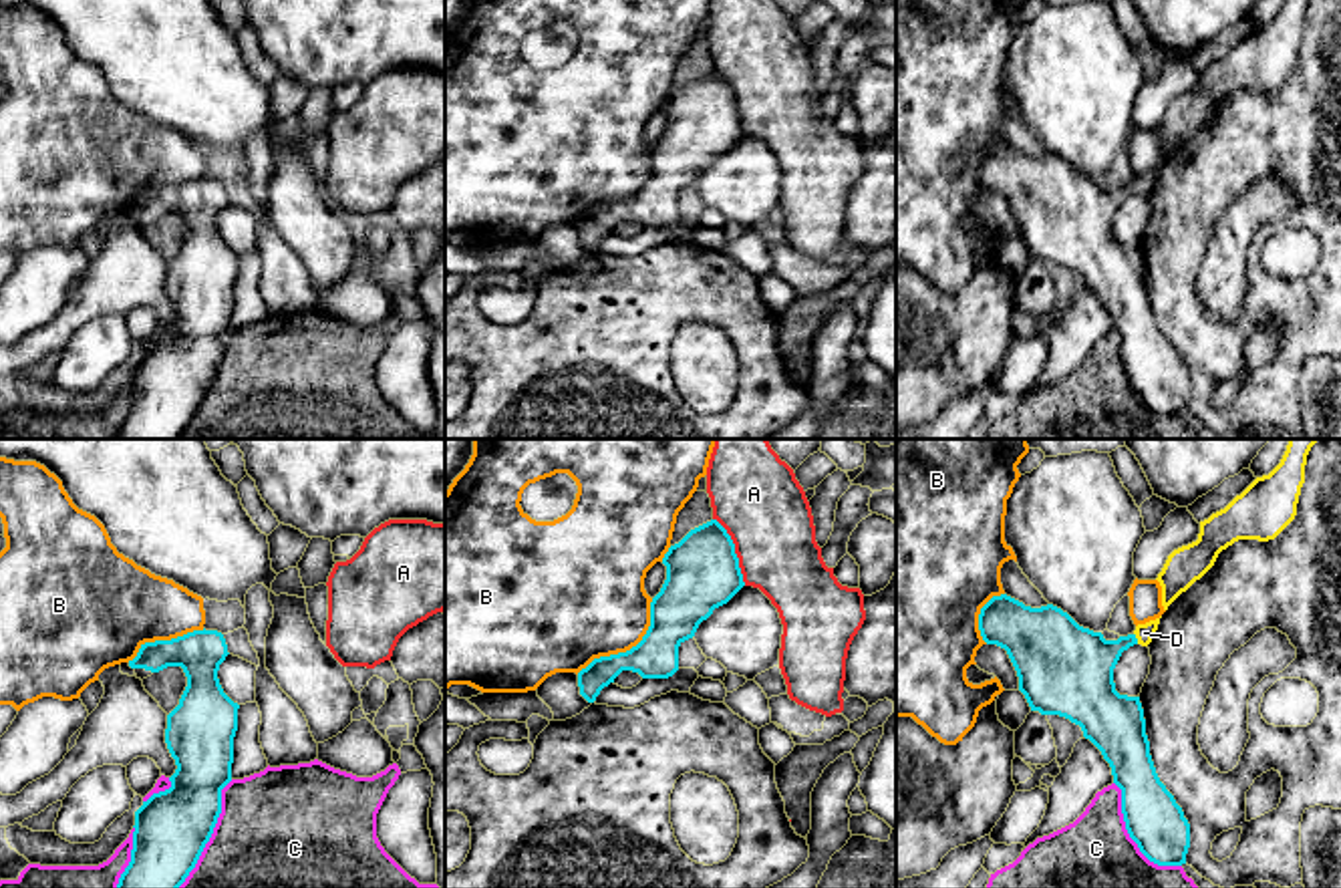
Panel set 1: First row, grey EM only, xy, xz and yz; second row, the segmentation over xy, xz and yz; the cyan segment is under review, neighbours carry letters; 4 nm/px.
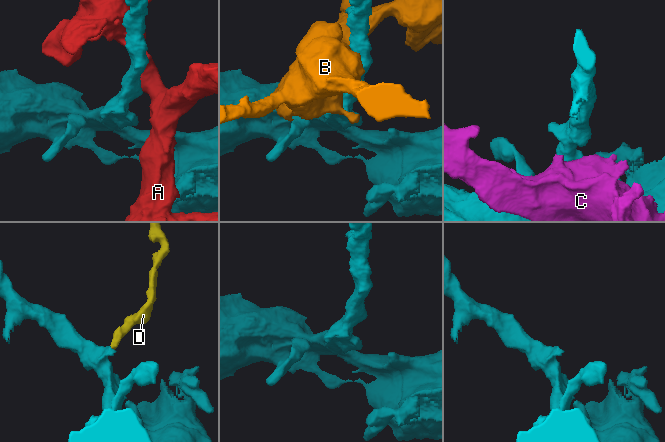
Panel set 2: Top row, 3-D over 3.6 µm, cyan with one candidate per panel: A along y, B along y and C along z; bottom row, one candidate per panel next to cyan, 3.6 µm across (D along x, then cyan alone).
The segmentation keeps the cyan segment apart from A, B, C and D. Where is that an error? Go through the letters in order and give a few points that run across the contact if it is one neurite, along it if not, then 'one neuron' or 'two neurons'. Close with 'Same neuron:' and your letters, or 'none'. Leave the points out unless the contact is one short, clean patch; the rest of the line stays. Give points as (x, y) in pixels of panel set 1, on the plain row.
A: two neurons
B: two neurons
C: two neurons
D: line yz (1080, 212), (1136, 188), (1144, 182); one neuron
Same neuron: D

